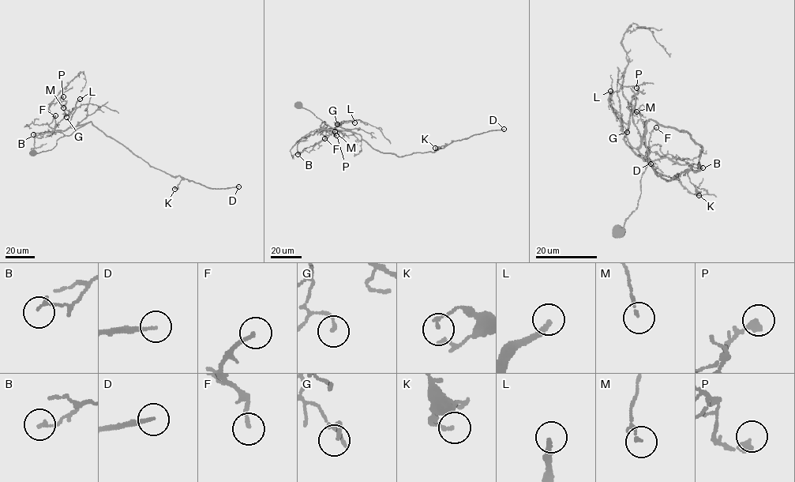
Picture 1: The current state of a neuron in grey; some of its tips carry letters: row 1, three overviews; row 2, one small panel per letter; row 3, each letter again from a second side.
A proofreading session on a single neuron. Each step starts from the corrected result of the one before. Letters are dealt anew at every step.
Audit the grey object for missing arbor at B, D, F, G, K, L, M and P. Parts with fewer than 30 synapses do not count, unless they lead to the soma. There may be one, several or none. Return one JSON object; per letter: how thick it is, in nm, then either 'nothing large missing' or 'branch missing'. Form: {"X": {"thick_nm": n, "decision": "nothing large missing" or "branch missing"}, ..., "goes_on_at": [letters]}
{"B": {"thick_nm": 150, "decision": "nothing large missing"}, "D": {"thick_nm": 200, "decision": "branch missing"}, "F": {"thick_nm": 170, "decision": "branch missing"}, "G": {"thick_nm": 140, "decision": "nothing large missing"}, "K": {"thick_nm": 160, "decision": "nothing large missing"}, "L": {"thick_nm": 240, "decision": "branch missing"}, "M": {"thick_nm": 130, "decision": "nothing large missing"}, "P": {"thick_nm": 360, "decision": "nothing large missing"}, "goes_on_at": ["D", "F", "L"]}

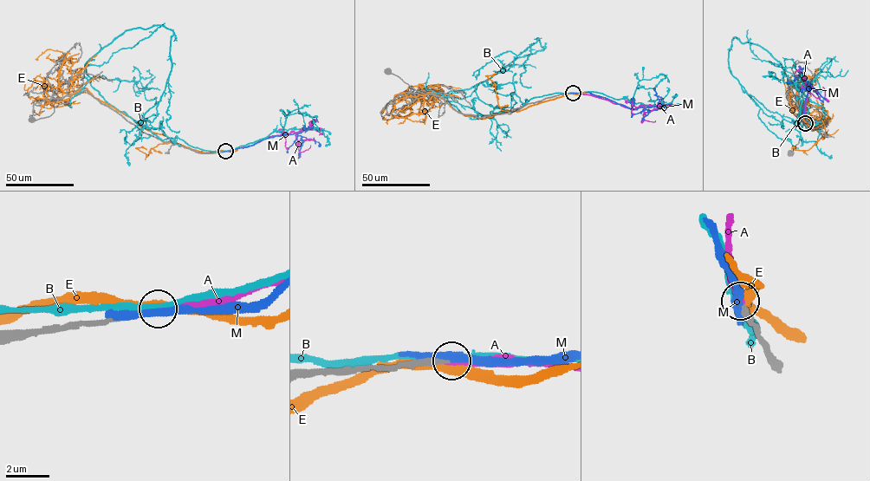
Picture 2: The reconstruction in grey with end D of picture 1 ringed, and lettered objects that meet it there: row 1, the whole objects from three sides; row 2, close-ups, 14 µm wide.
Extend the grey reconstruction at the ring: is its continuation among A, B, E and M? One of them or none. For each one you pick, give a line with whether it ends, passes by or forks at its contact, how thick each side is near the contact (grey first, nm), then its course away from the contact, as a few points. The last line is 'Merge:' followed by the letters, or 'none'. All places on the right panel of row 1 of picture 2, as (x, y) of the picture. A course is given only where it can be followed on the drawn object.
A: It ends there. Thickness 280 nm (grey) against 240 nm. Its course: (804, 123), (805, 104), (810, 87), (806, 83), (823, 98), (822, 87)
Merge: A

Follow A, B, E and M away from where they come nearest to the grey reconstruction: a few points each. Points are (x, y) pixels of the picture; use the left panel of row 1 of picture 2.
A: (225, 151), (291, 132), (295, 134), (299, 152), (308, 149), (310, 145)
B: (225, 151), (162, 139), (91, 84), (85, 65), (104, 47), (164, 25), (172, 69), (126, 145)
E: (225, 151), (173, 142), (86, 88), (64, 93), (67, 53), (37, 60)
M: (224, 151), (253, 146), (271, 137), (299, 133), (309, 127), (307, 130), (302, 125)

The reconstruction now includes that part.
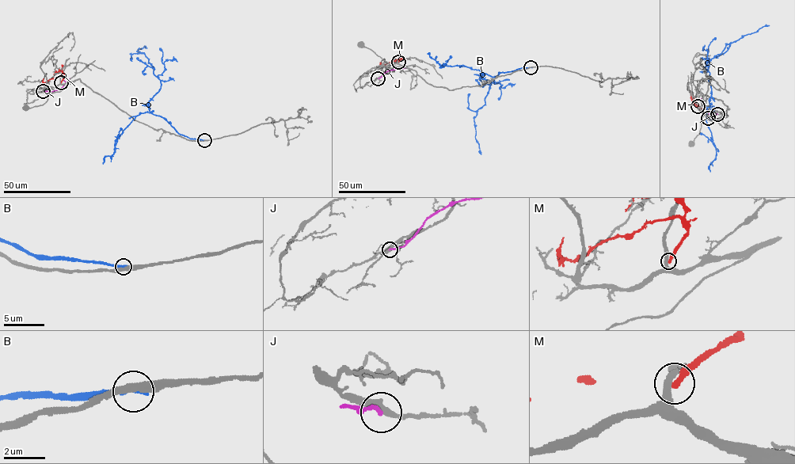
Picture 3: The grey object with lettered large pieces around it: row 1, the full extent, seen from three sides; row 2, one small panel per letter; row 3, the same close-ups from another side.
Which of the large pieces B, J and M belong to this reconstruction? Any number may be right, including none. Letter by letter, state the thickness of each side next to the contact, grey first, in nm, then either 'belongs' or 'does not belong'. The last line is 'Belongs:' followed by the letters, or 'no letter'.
B: 360/320 nm | does not belong
J: 300/160 nm | does not belong
M: 280/260 nm | does not belong
Belongs: no letter

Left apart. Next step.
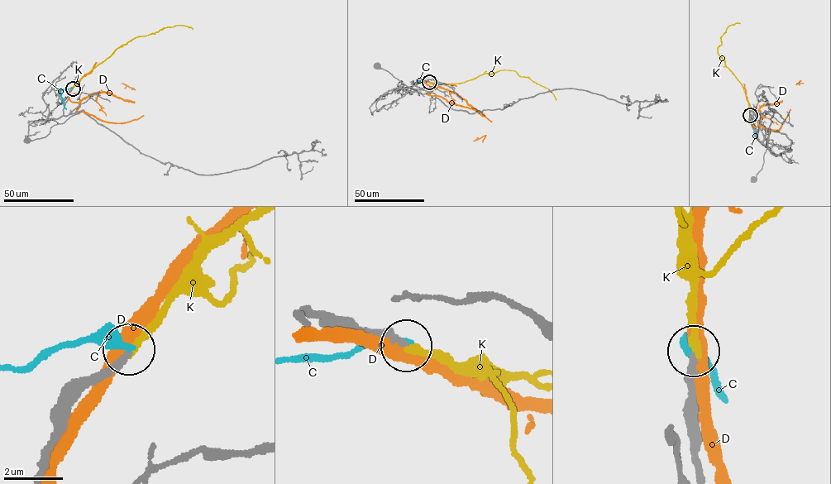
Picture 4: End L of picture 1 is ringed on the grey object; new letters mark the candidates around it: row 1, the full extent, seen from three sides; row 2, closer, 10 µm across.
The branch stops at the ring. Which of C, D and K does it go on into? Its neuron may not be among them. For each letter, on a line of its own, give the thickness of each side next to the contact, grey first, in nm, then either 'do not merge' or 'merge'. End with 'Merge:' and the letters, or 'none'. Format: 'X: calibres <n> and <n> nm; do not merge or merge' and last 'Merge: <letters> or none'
C: calibres 280 and 360 nm; do not merge
D: calibres 360 and 400 nm; do not merge
K: calibres 280 and 240 nm; merge
Merge: K

